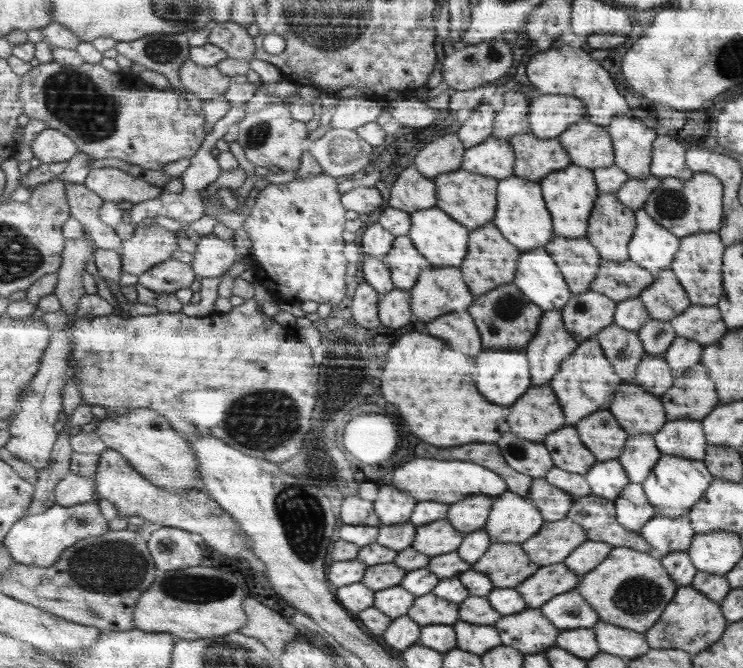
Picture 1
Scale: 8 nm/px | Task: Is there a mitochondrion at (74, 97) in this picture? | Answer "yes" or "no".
yes

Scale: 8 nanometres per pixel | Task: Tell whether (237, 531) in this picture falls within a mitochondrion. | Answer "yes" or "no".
no

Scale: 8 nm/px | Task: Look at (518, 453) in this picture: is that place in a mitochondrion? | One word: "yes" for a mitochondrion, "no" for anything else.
yes

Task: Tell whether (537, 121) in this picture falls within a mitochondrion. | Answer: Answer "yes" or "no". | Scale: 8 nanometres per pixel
no

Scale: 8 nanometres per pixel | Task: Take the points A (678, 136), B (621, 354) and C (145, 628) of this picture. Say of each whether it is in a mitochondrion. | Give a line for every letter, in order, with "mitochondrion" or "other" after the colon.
A: other
B: other
C: other

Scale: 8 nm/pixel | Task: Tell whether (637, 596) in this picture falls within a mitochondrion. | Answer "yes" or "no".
yes

